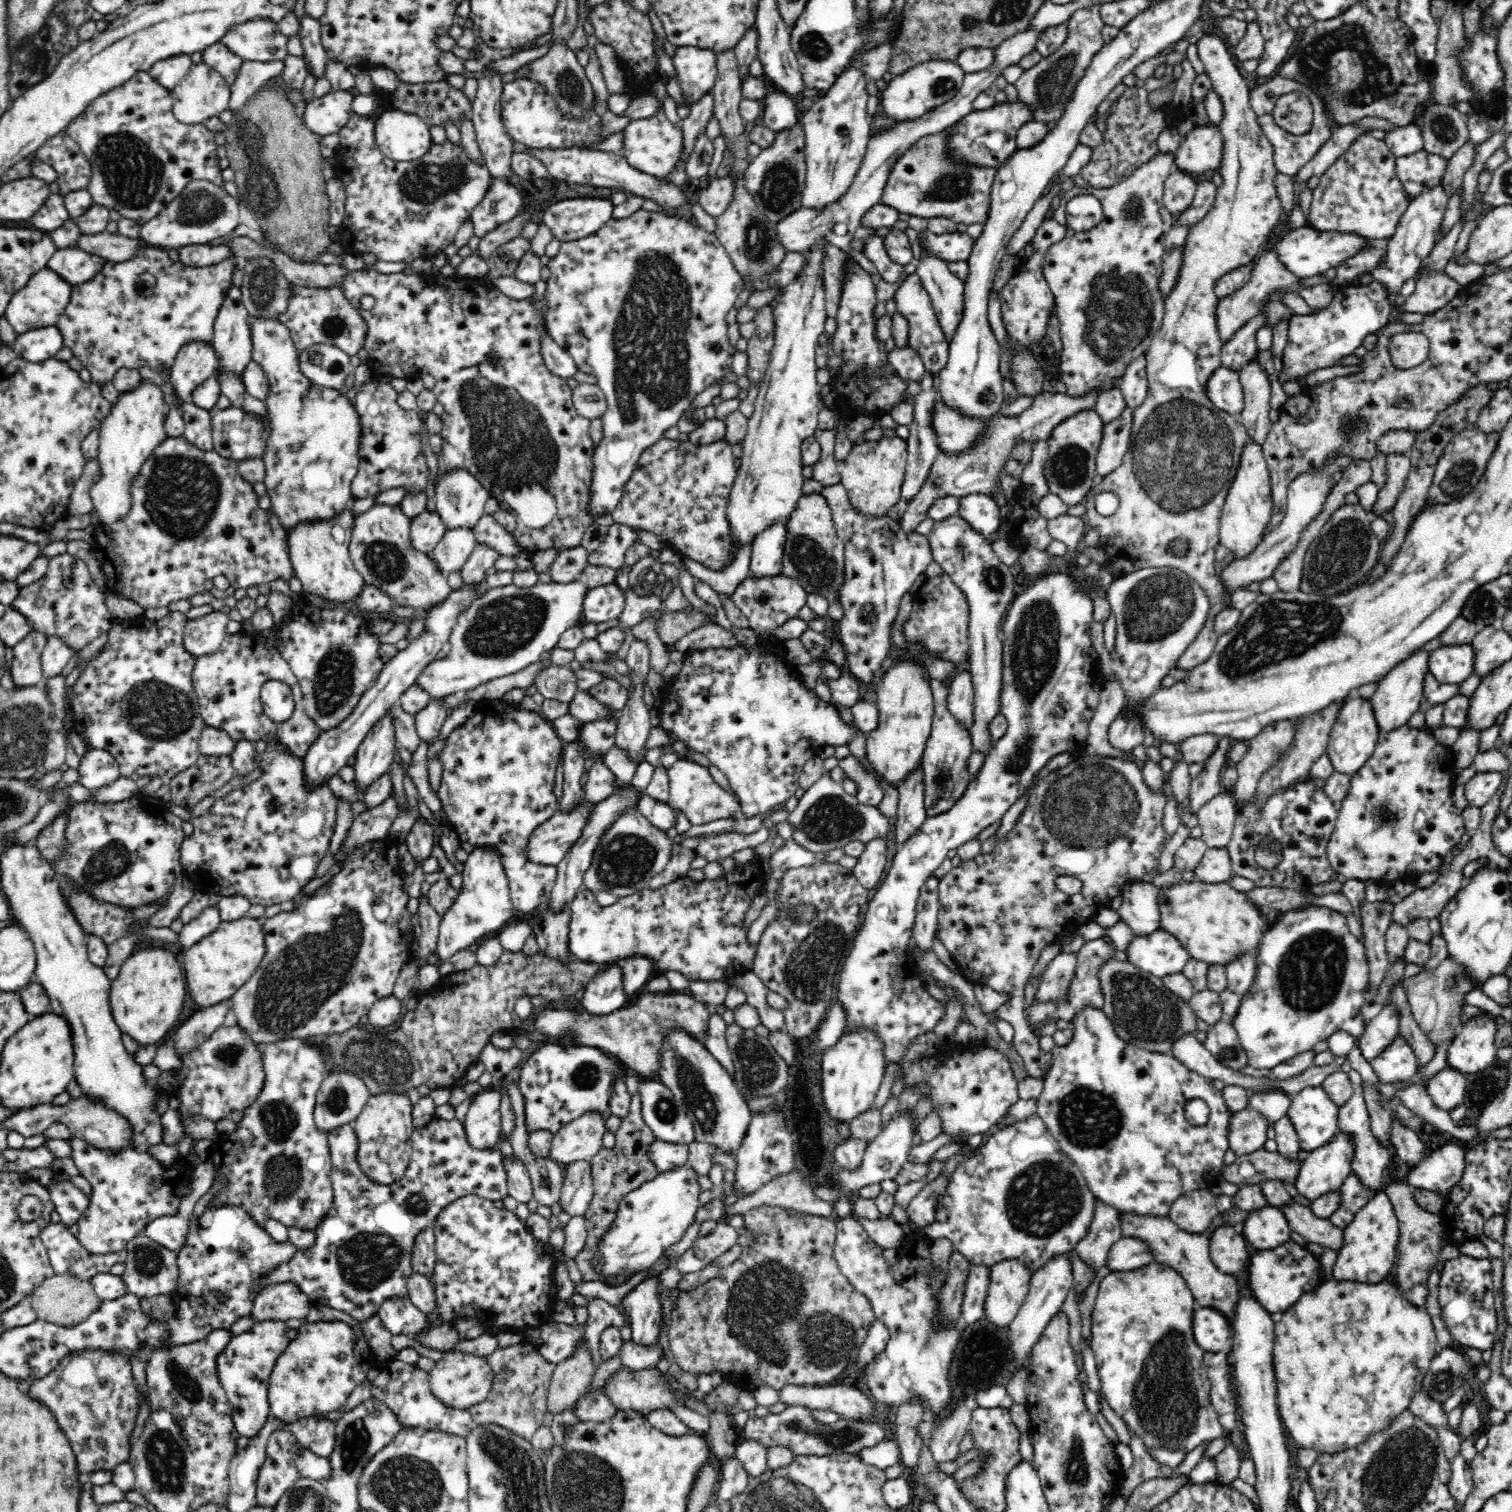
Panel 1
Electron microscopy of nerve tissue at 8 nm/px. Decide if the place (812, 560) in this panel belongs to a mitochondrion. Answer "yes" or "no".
yes

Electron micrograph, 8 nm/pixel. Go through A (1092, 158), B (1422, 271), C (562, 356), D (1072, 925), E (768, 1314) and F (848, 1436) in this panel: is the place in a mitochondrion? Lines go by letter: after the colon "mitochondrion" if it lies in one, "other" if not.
A: other
B: other
C: other
D: other
E: mitochondrion
F: mitochondrion

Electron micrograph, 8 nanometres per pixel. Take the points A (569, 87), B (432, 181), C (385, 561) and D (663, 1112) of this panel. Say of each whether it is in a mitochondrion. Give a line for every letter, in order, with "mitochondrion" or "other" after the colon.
A: mitochondrion
B: mitochondrion
C: mitochondrion
D: mitochondrion

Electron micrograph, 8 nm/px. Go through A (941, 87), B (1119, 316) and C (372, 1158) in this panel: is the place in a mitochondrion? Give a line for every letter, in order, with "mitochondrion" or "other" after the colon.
A: mitochondrion
B: mitochondrion
C: other

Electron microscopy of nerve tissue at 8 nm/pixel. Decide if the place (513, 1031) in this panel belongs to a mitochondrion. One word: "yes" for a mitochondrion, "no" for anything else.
no

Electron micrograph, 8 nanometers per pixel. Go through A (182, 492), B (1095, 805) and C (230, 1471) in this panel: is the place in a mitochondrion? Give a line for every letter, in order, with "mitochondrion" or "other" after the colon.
A: mitochondrion
B: mitochondrion
C: other

